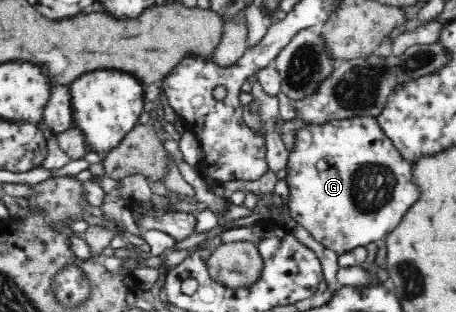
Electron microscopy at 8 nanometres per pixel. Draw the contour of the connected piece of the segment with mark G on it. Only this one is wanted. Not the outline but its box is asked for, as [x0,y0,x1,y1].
[280,116,422,255]

